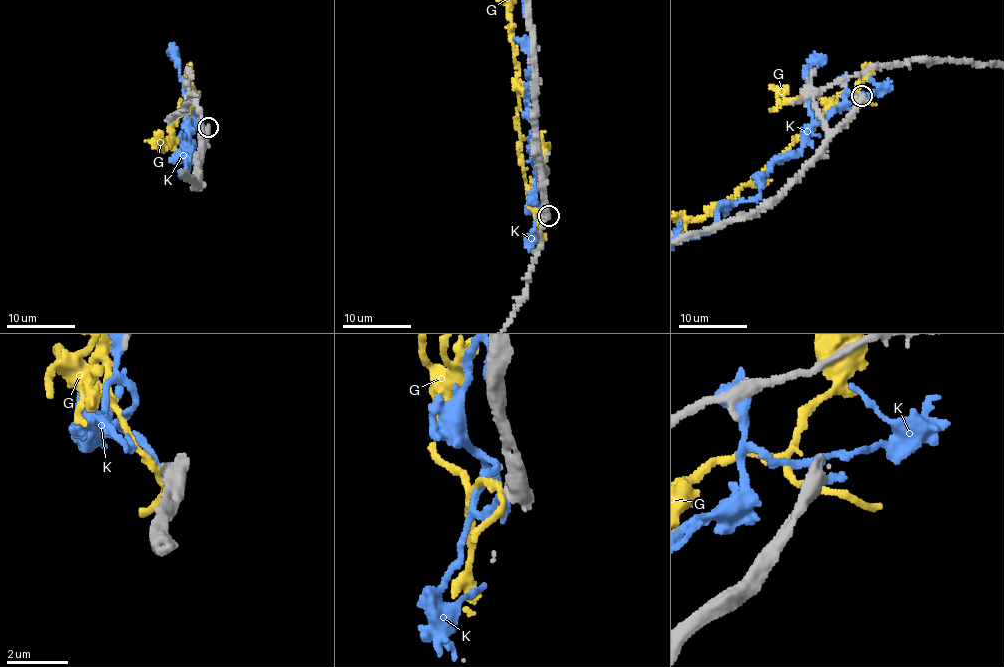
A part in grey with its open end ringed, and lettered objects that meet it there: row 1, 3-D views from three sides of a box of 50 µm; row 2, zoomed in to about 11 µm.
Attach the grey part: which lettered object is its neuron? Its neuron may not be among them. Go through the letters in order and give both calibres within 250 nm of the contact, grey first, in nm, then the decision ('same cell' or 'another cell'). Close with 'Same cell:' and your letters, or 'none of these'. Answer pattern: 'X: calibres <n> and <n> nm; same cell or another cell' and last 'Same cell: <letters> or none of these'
G: calibres 600 and 200 nm; another cell
K: calibres 600 and 280 nm; another cell
Same cell: none of these

